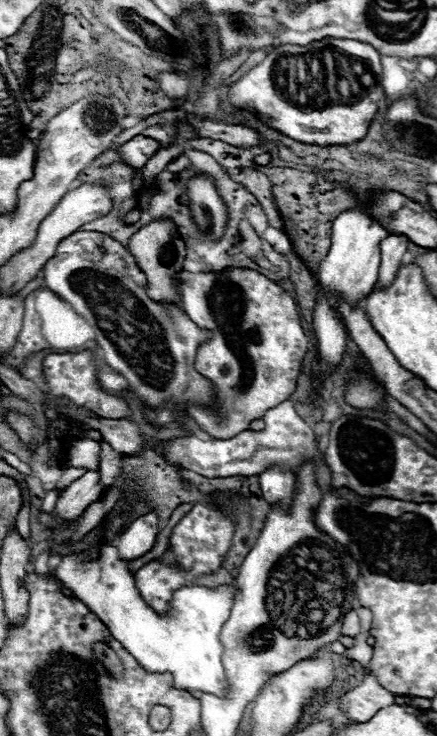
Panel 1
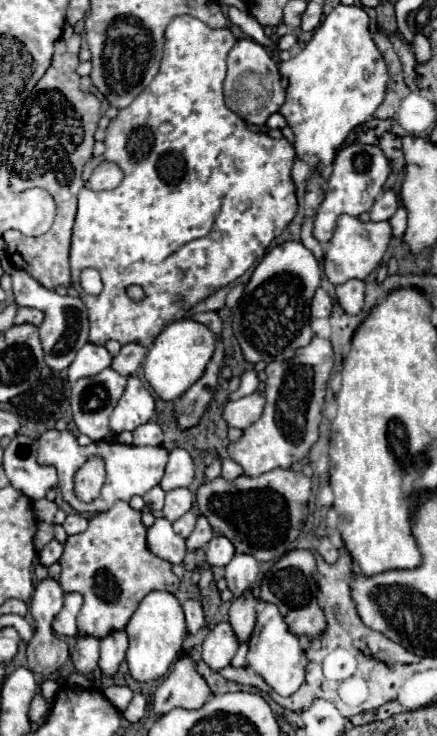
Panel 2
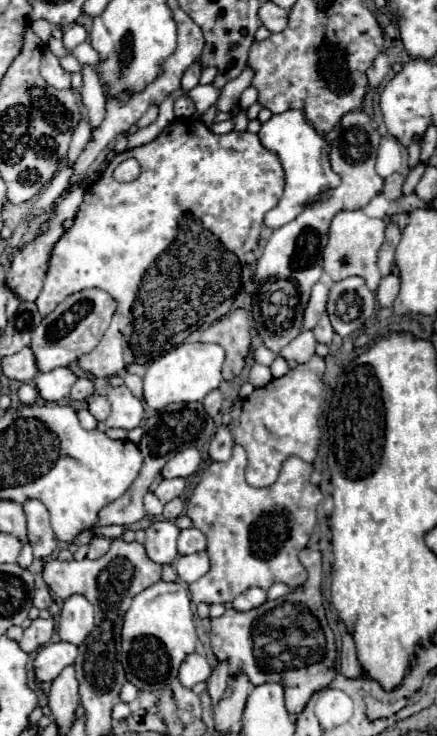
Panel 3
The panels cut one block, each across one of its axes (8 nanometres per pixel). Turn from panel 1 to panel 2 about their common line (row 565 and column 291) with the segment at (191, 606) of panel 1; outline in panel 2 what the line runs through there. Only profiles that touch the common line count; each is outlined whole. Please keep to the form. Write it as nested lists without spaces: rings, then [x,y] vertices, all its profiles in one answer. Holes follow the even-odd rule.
[[[340,4],[336,10],[332,10],[326,16],[322,26],[314,31],[312,40],[302,48],[302,52],[296,58],[290,58],[288,62],[280,62],[280,70],[288,78],[288,94],[284,106],[280,108],[280,114],[288,120],[288,126],[296,136],[294,148],[298,158],[306,160],[310,166],[320,164],[322,168],[326,168],[328,164],[332,164],[336,156],[336,148],[346,140],[346,136],[356,126],[370,120],[374,110],[384,100],[388,70],[380,50],[376,48],[370,36],[368,26],[370,26],[370,18],[362,6]]]

